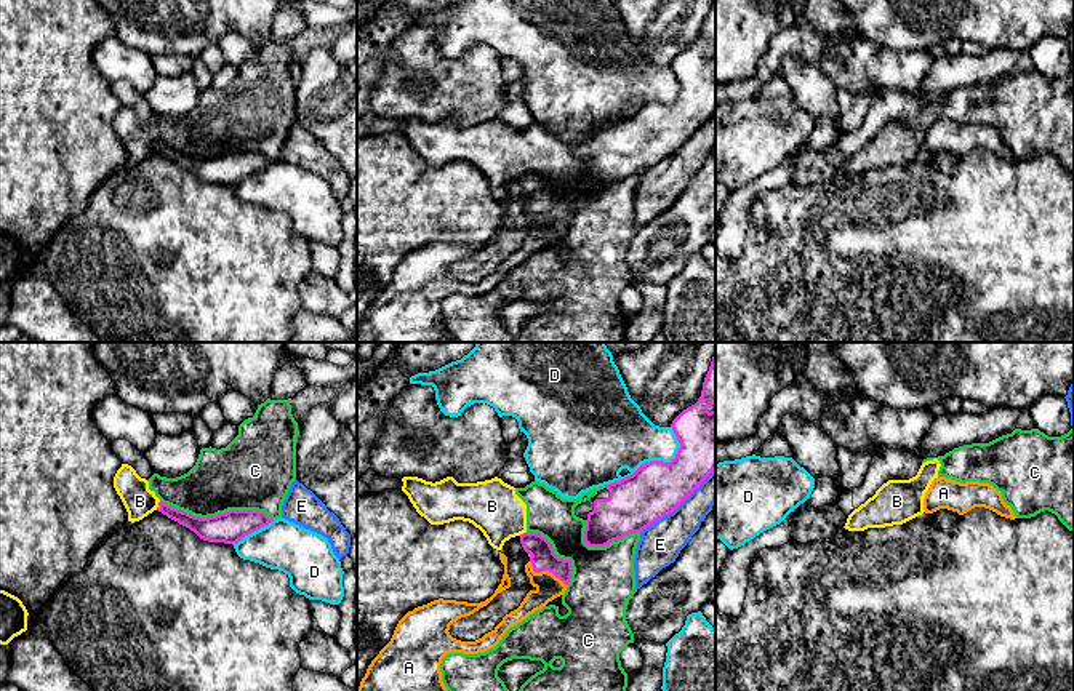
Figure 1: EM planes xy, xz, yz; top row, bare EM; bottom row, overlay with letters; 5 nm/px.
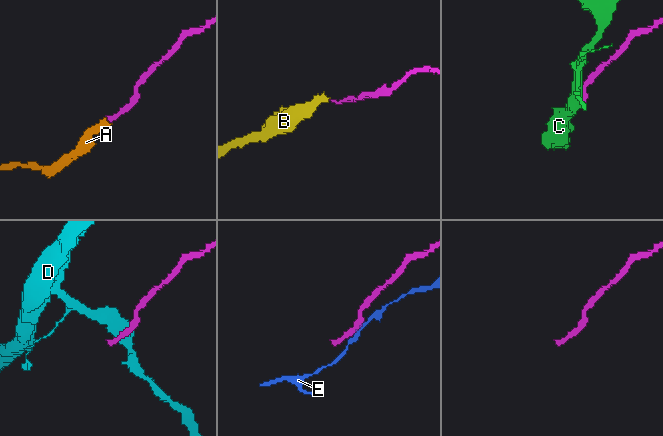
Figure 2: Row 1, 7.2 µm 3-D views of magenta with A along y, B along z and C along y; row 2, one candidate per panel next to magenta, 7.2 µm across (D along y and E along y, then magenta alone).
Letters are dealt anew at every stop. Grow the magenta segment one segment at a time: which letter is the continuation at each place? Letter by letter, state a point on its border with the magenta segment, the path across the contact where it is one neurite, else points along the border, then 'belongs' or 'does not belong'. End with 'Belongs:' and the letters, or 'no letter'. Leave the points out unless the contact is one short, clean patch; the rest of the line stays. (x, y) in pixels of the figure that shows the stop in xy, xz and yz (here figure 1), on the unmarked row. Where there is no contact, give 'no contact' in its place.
A: meets magenta in xz at (545, 211); runs through xz (543, 200), (545, 211), (548, 229); belongs
B: meets magenta in xy at (157, 149); border along xy (160, 143), (156, 151); does not belong
C: meets magenta in xy at (216, 157); does not belong
D: meets magenta in xz at (653, 103); does not belong
E: meets magenta in xz at (677, 147); does not belong
Belongs: A

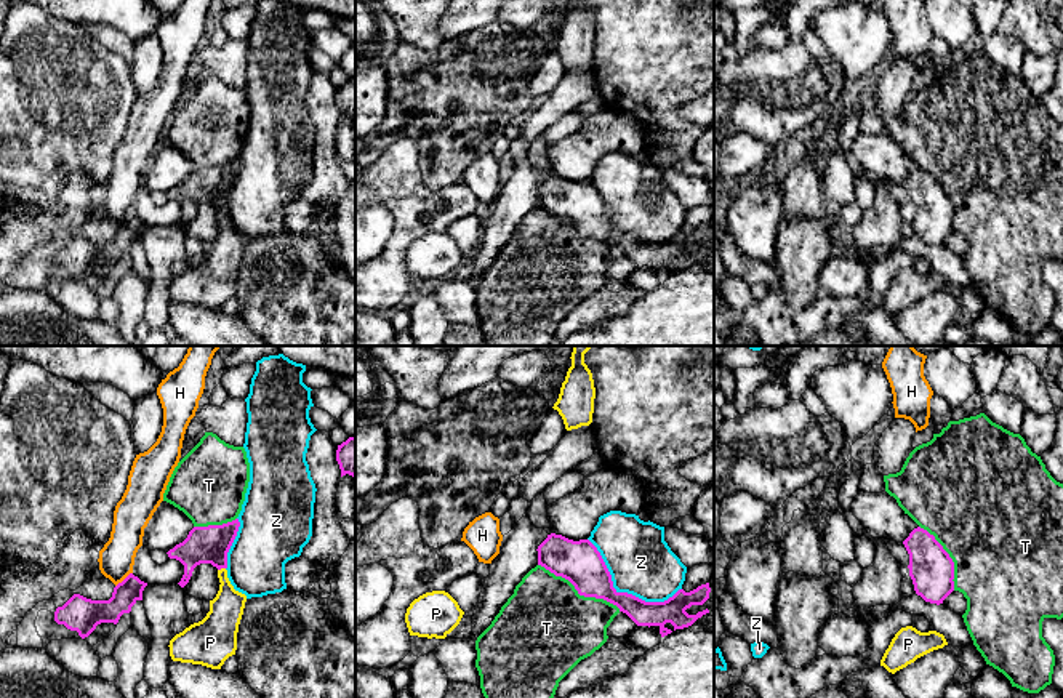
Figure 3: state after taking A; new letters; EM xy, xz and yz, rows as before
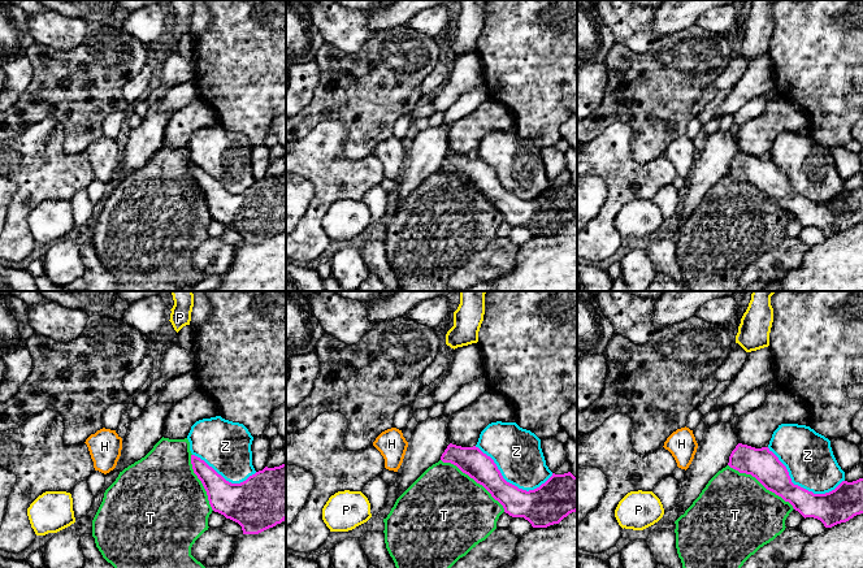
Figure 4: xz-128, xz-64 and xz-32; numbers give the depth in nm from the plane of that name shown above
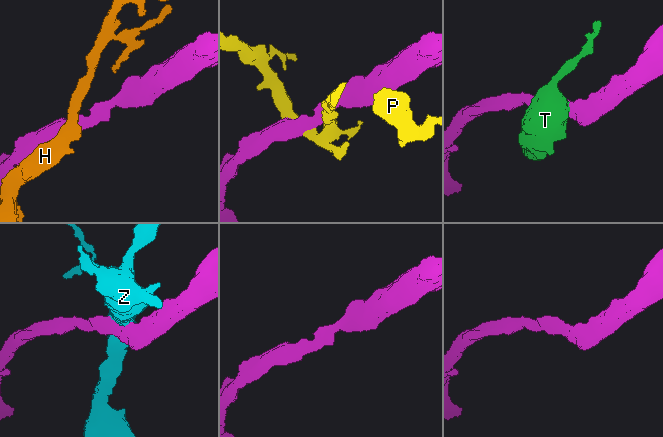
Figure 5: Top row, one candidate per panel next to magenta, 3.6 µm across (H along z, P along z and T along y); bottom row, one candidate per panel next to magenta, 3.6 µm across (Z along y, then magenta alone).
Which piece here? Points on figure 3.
H: meets magenta in xy at (125, 220); border along xy (132, 213), (116, 228); does not belong
P: meets magenta in xy at (221, 208); does not belong
T: meets magenta in xz at (578, 234); does not belong
Z: meets magenta in xz at (623, 234); does not belong
Belongs: no letter

